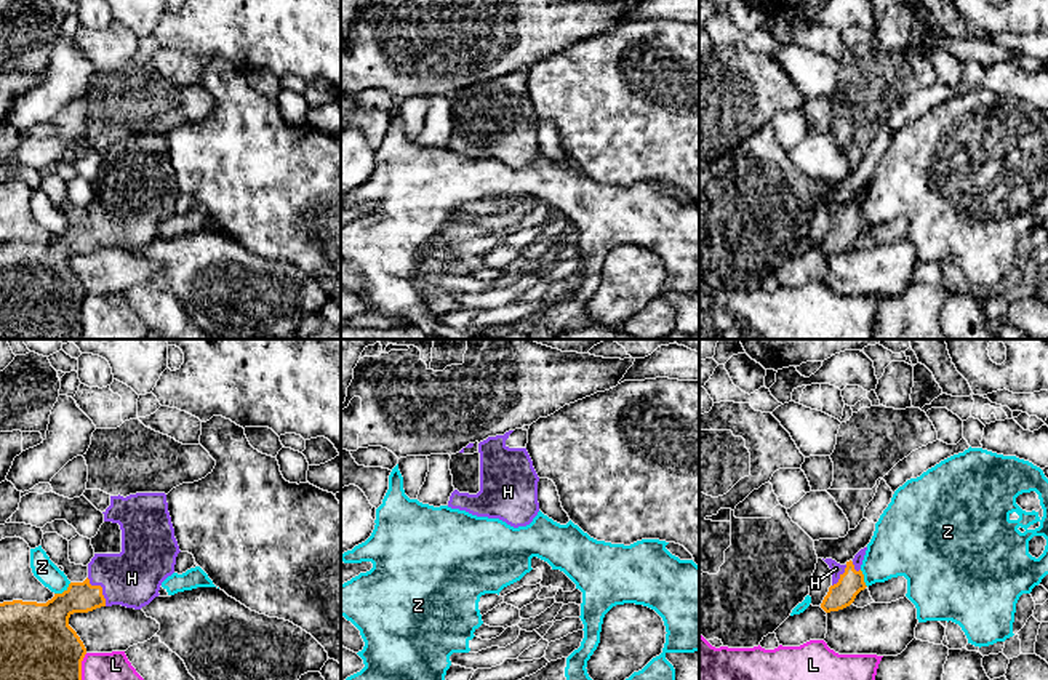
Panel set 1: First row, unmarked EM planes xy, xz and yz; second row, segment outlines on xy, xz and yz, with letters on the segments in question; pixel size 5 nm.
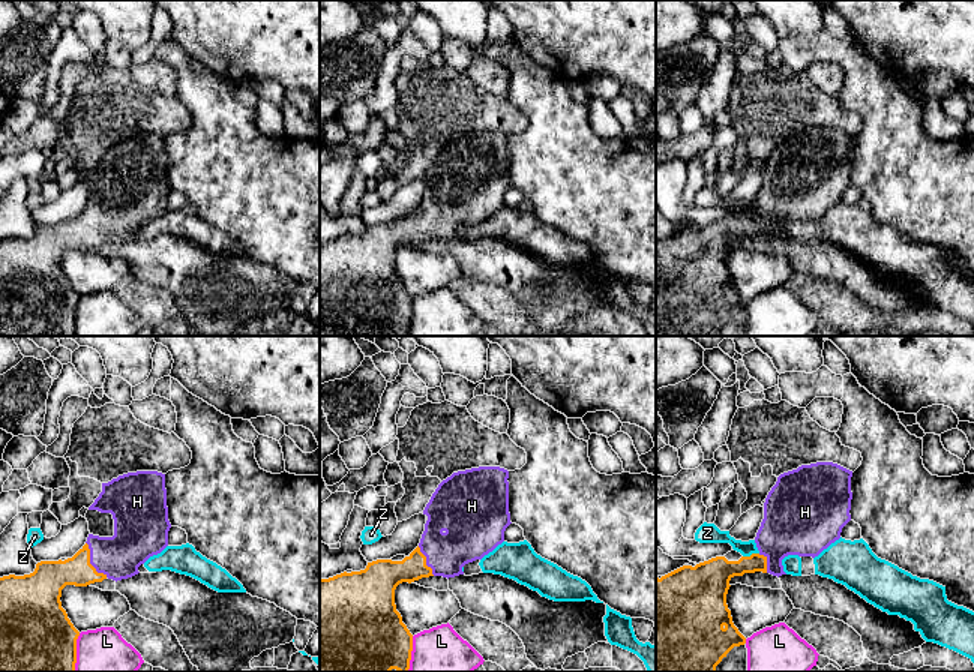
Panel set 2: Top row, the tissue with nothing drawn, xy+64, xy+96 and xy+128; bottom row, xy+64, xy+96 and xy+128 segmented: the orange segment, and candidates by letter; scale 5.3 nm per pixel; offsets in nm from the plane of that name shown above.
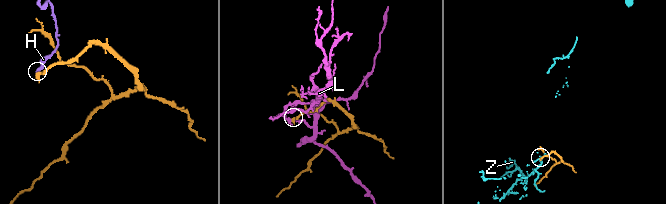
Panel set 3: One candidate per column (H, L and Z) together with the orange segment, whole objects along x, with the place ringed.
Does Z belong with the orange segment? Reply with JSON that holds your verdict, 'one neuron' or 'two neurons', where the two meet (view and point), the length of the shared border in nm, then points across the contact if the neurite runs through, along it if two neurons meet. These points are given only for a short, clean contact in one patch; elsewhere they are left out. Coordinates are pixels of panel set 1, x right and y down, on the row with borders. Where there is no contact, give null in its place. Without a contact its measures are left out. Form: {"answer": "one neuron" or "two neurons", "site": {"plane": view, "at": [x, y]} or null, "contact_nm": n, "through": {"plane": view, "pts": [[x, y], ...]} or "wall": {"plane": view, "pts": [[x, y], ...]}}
{"answer": "two neurons", "site": {"plane": "xy", "at": [64, 591]}, "contact_nm": 110, "wall": {"plane": "xy", "pts": [[71, 583], [55, 594]]}}

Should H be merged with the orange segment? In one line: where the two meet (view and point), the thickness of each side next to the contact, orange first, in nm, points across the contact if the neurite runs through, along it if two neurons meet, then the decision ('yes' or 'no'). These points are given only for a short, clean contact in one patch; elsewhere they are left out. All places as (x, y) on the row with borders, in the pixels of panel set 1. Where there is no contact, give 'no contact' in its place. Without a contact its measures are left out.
contact xy (101, 589); calibres 160 and 280 nm; way xy (80, 597), (101, 589), (112, 580), (132, 578); yes

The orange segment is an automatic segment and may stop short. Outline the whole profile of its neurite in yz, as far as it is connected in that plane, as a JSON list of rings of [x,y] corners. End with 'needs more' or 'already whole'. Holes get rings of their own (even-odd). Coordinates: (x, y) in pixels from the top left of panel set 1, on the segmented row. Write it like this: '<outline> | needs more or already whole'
[[[867,547],[861,549],[854,558],[845,565],[840,565],[832,558],[824,560],[829,565],[832,574],[832,586],[821,603],[821,608],[826,613],[850,606],[856,595],[867,587],[861,571],[866,550]]] | needs more

